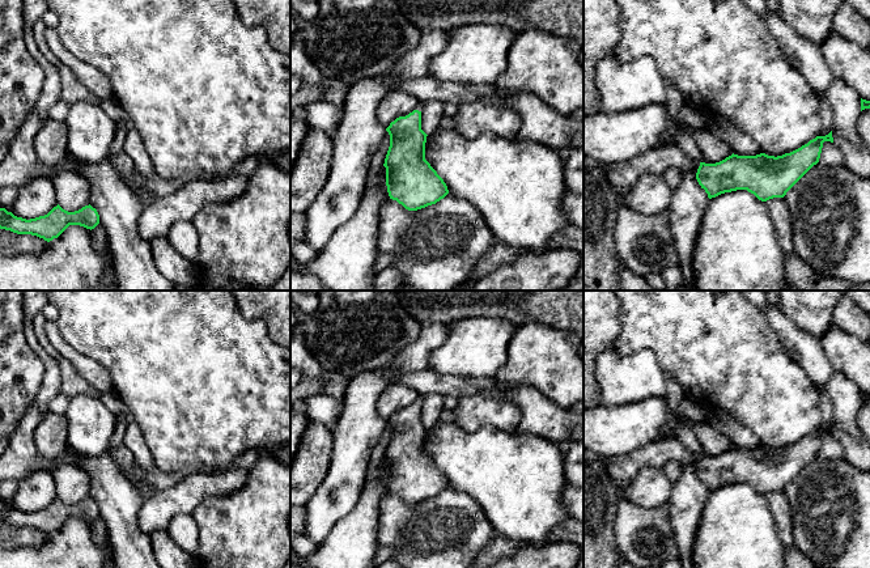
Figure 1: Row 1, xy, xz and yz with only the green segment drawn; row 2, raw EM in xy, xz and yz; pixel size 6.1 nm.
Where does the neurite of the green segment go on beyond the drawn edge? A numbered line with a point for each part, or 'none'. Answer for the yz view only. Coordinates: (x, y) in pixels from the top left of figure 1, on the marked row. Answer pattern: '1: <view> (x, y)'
1: yz (623, 176)

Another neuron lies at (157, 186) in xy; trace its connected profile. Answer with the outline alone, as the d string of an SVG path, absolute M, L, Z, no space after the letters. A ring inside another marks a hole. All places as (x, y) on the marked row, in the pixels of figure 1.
M135 168L133 173L128 178L123 177L123 181L127 183L127 186L132 190L132 192L136 196L140 196L143 192L148 192L154 198L161 198L175 192L182 185L184 185L188 181L192 179L211 181L224 177L226 175L215 175L208 173L190 173L178 177L175 179L165 179L158 174L154 174L153 177L145 177Z

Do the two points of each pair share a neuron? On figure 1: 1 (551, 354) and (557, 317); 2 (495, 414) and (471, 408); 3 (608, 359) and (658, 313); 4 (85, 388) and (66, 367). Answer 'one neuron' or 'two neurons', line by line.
1: two neurons
2: one neuron
3: two neurons
4: one neuron

